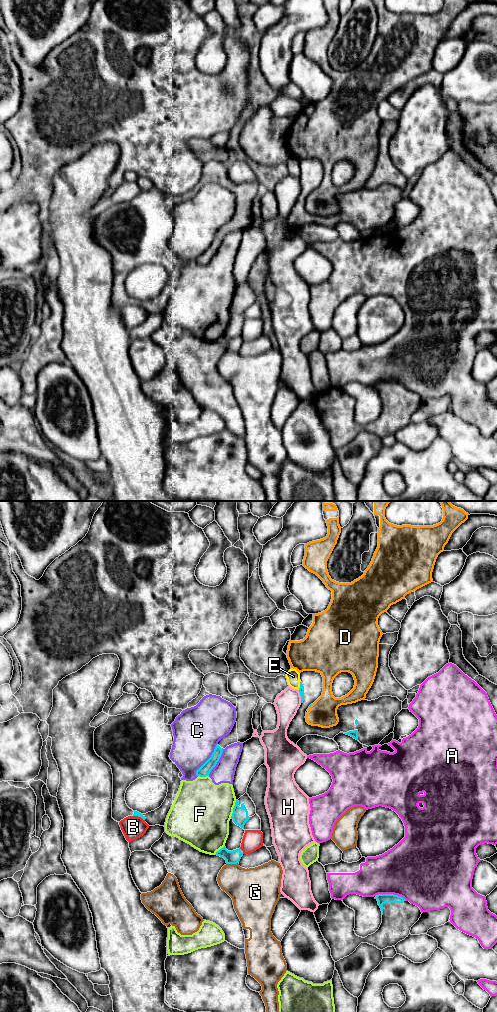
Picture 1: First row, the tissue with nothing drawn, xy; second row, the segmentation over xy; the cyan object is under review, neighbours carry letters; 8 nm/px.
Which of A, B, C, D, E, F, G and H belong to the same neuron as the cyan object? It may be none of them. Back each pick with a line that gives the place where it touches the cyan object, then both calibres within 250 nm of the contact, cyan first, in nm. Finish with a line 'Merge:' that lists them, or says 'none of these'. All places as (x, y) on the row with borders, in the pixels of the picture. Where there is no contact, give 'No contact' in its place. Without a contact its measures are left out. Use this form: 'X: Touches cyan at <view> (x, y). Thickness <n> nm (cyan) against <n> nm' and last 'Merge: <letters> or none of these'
Merge: none of these

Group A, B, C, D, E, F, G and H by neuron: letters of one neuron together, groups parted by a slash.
A / B / C F / D / E / G / H

